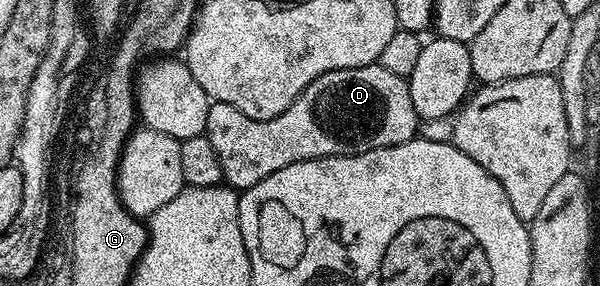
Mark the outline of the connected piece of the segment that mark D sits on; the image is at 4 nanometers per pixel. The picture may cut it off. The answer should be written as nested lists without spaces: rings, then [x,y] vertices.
[[[374,63],[319,75],[319,79],[307,86],[299,99],[295,99],[295,103],[283,111],[283,115],[275,115],[275,119],[251,119],[243,115],[243,111],[231,107],[231,103],[213,101],[207,111],[204,136],[211,139],[211,147],[215,147],[215,155],[219,155],[219,167],[223,167],[225,181],[233,189],[244,191],[267,179],[267,175],[283,167],[291,167],[291,163],[318,161],[321,157],[354,157],[379,147],[395,147],[404,141],[413,140],[418,133],[419,118],[415,103],[411,103],[408,80],[399,75],[391,75],[391,71]]]

